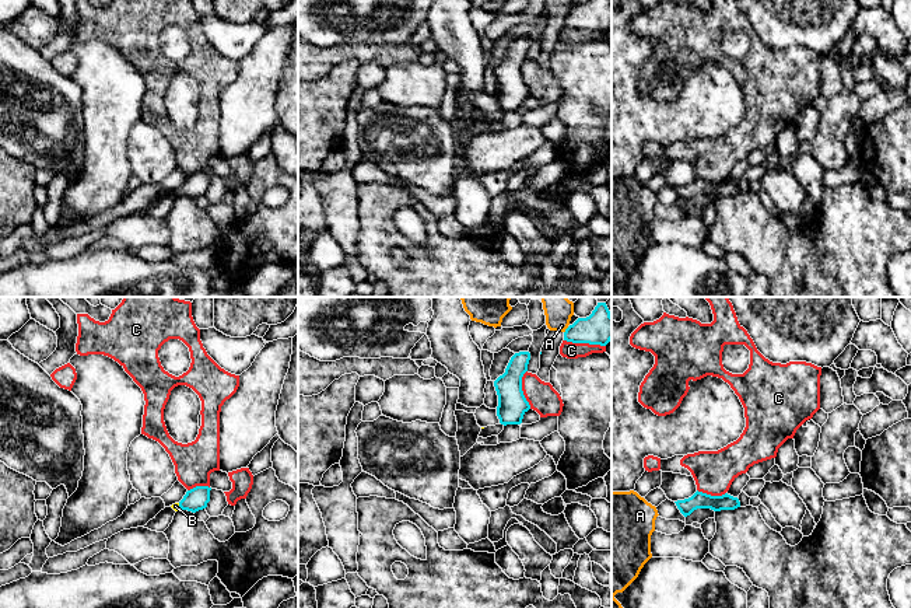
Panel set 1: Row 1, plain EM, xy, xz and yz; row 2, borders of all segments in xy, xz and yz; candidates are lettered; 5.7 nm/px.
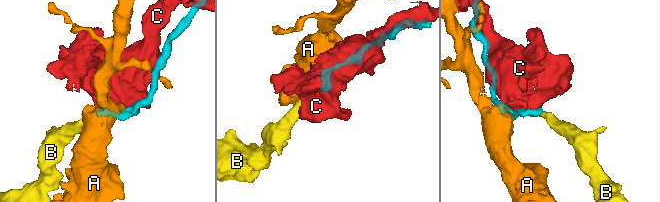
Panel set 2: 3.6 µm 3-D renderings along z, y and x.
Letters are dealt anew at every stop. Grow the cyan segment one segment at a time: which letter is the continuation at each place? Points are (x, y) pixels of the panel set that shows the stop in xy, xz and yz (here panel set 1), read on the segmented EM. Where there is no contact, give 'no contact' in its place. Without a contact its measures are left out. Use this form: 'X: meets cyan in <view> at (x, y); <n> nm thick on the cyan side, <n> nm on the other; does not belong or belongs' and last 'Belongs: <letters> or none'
A: meets cyan in xz at (566, 329); 180 nm thick on the cyan side, 160 nm on the other; does not belong
B: meets cyan in xy at (179, 506); 130 nm thick on the cyan side, 40 nm on the other; belongs
C: meets cyan in xz at (585, 342); 180 nm thick on the cyan side, 100 nm on the other; does not belong
Belongs: B

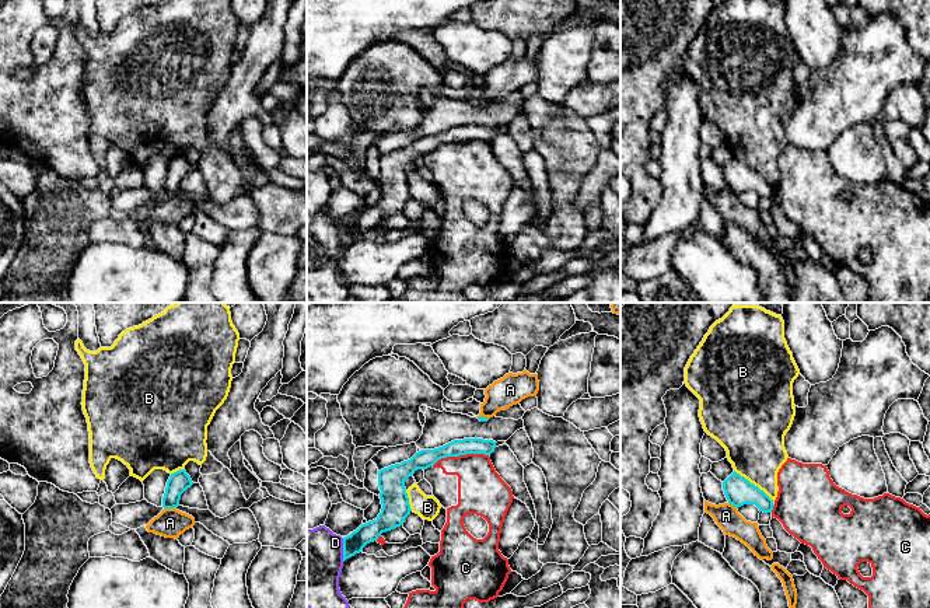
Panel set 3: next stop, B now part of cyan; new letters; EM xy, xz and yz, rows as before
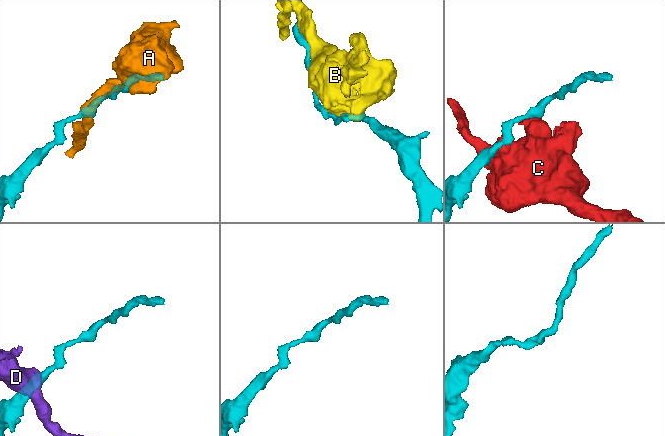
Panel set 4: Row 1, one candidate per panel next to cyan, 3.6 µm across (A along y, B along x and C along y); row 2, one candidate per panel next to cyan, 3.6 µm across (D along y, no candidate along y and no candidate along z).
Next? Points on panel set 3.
A: meets cyan in xy at (170, 507); 120 nm thick on the cyan side, 170 nm on the other; does not belong
B: meets cyan in yz at (752, 484); 160 nm thick on the cyan side, 340 nm on the other; does not belong
C: meets cyan in xz at (460, 454); 110 nm thick on the cyan side, 280 nm on the other; does not belong
D: meets cyan in xz at (343, 549); 120 nm thick on the cyan side, 400 nm on the other; does not belong
Belongs: none

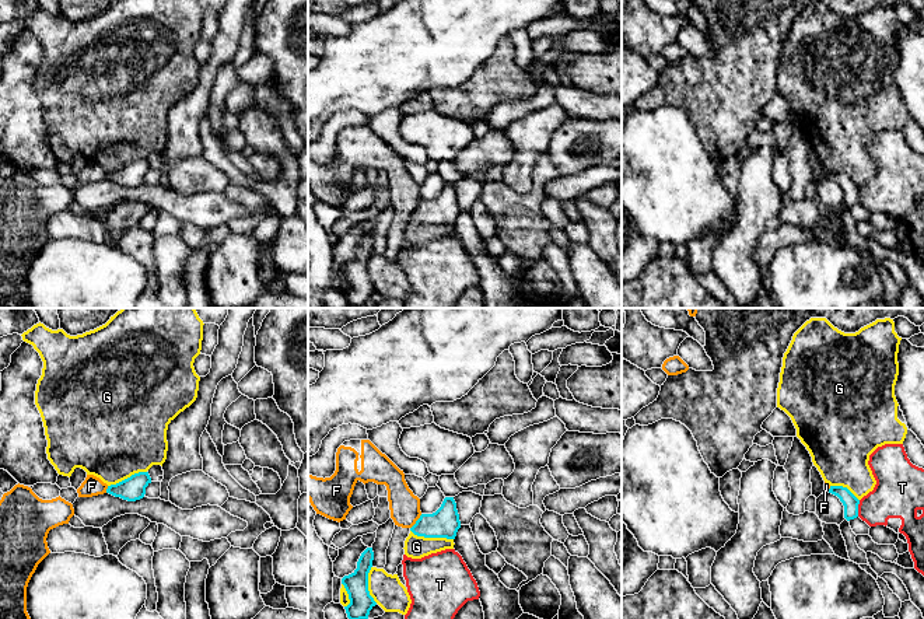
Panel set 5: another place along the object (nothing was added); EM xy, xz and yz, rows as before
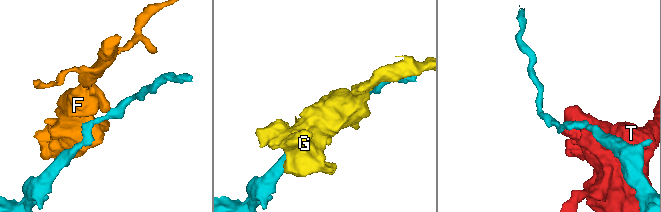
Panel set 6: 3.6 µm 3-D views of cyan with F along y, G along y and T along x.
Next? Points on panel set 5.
F: meets cyan in xz at (416, 521); 170 nm thick on the cyan side, 180 nm on the other; does not belong
G: meets cyan in xz at (431, 537); 170 nm thick on the cyan side, 130 nm on the other; does not belong
T: meets cyan in yz at (857, 509); 90 nm thick on the cyan side, 280 nm on the other; does not belong
Belongs: none

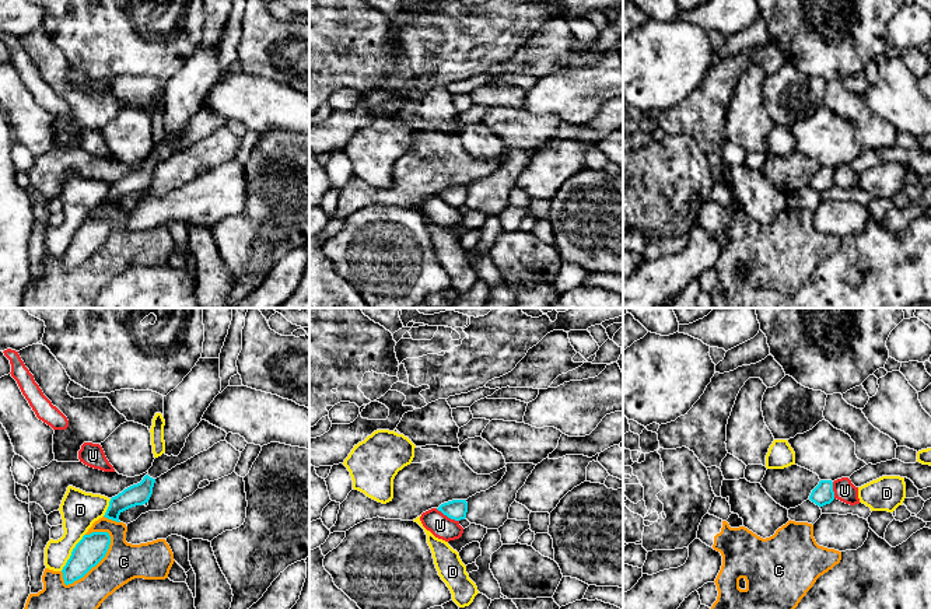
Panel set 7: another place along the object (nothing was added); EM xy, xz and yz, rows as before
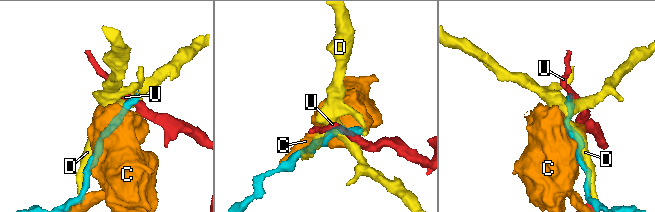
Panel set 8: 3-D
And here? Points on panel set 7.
C: meets cyan in xy at (97, 563); 170 nm thick on the cyan side, 220 nm on the other; does not belong
D: meets cyan in xy at (72, 552); 170 nm thick on the cyan side, 220 nm on the other; does not belong
U: meets cyan in xz at (447, 515); 120 nm thick on the cyan side, 140 nm on the other; does not belong
Belongs: none

